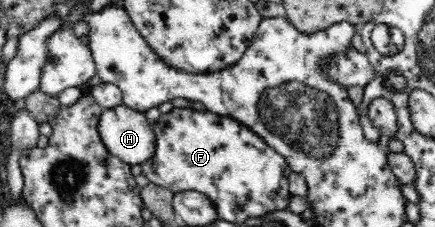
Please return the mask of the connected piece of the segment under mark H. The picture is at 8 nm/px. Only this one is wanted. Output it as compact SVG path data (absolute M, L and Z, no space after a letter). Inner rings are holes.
M125 105L104 109L98 133L107 150L124 163L144 163L156 152L156 136L145 113Z

